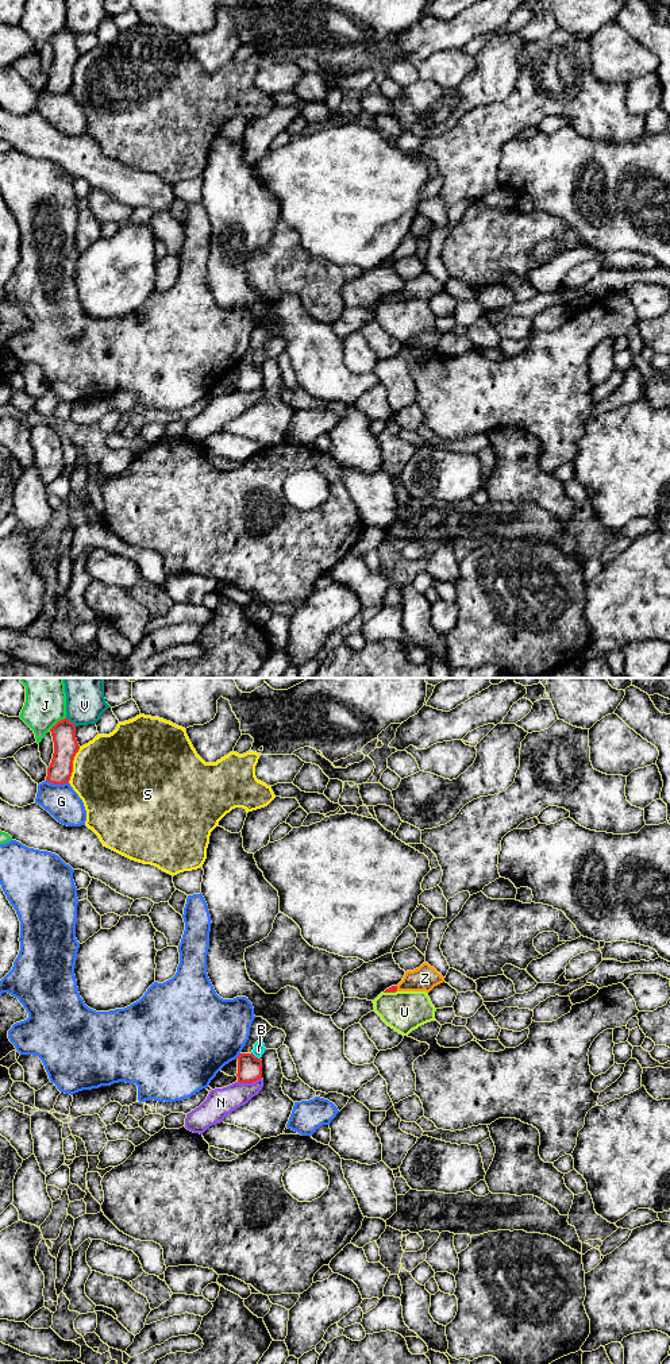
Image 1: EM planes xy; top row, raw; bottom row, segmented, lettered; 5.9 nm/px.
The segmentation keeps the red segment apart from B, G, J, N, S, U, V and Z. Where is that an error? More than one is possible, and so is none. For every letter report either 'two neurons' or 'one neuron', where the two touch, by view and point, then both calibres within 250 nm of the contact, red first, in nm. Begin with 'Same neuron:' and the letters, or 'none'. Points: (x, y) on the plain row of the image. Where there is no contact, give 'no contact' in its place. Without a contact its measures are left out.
Same neuron: Z
B: two neurons; contact xy (254, 365); calibres 140 and 70 nm
G: two neurons; contact xy (57, 92); calibres 140 and 200 nm
J: two neurons; contact xy (58, 30); calibres 140 and 220 nm
N: two neurons; contact xy (249, 390); calibres 140 and 170 nm
S: two neurons; contact xy (72, 73); calibres 140 and 480 nm
U: two neurons; contact xy (389, 300); calibres 50 and 240 nm
V: two neurons; contact xy (72, 31); calibres 140 and 200 nm
Z: one neuron; contact xy (396, 297); calibres 50 and 150 nm

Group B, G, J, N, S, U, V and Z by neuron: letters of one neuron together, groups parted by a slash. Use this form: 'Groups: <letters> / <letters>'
Groups: B / G / J / N / S / U / V / Z

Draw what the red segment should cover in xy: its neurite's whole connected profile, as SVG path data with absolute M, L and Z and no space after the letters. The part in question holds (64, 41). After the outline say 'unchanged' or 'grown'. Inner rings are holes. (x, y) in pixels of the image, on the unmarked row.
M63 27L50 41L54 50L54 62L47 76L46 89L54 93L69 92L73 81L73 69L80 58L76 47L76 34Z; unchanged

